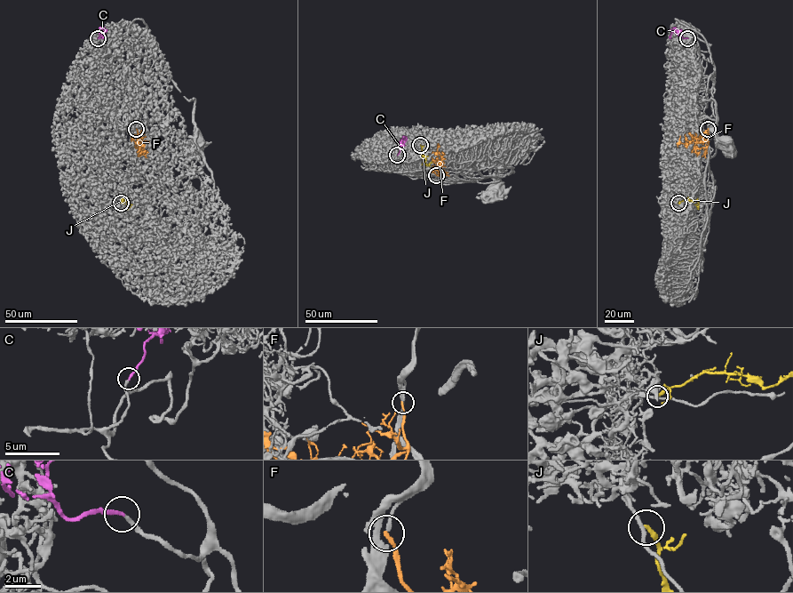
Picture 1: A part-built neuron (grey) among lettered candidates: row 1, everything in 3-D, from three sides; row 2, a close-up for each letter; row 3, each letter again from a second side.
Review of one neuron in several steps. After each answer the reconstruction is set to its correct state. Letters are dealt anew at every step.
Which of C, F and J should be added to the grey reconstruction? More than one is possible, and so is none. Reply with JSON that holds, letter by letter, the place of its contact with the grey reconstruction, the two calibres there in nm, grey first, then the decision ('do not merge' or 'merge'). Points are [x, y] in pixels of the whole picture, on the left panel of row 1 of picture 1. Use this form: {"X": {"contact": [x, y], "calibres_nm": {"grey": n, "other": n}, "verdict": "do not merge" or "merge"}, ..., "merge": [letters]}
{"C": {"contact": [98, 38], "calibres_nm": {"grey": 190, "other": 200}, "verdict": "merge"}, "F": {"contact": [136, 129], "calibres_nm": {"grey": 170, "other": 190}, "verdict": "do not merge"}, "J": {"contact": [121, 203], "calibres_nm": {"grey": 220, "other": 260}, "verdict": "do not merge"}, "merge": ["C"]}

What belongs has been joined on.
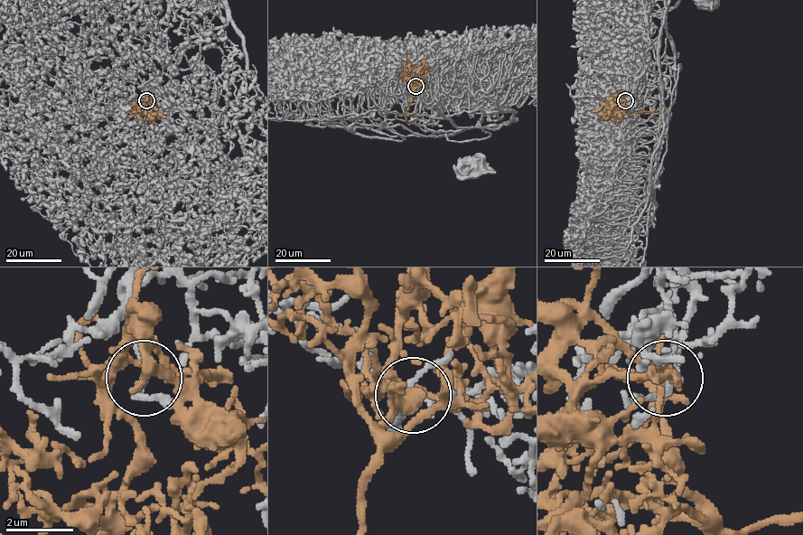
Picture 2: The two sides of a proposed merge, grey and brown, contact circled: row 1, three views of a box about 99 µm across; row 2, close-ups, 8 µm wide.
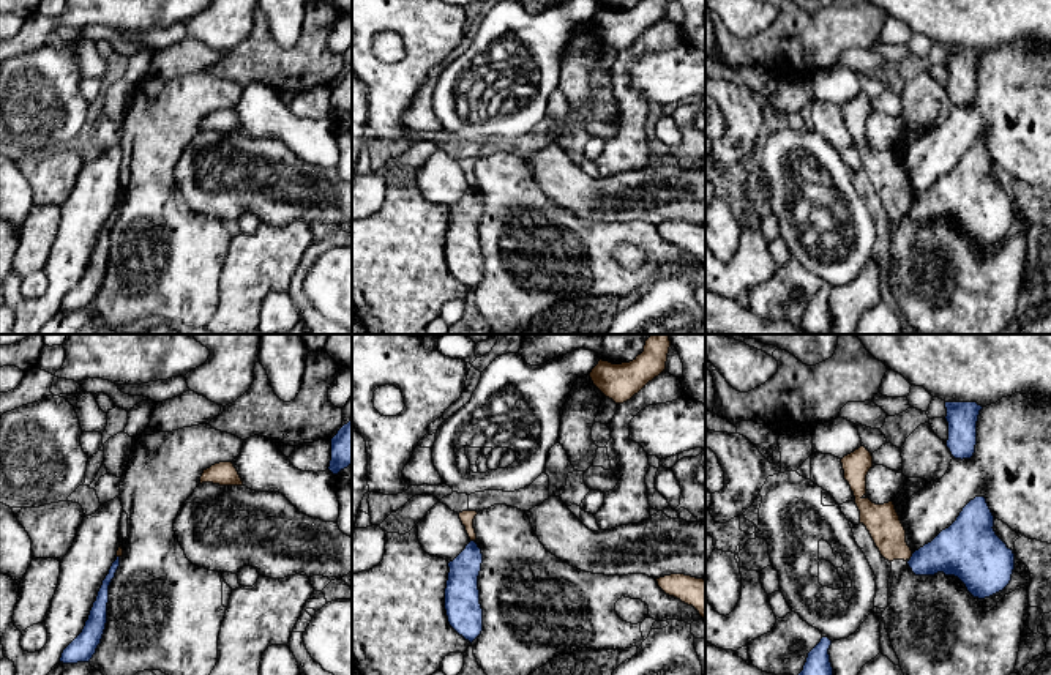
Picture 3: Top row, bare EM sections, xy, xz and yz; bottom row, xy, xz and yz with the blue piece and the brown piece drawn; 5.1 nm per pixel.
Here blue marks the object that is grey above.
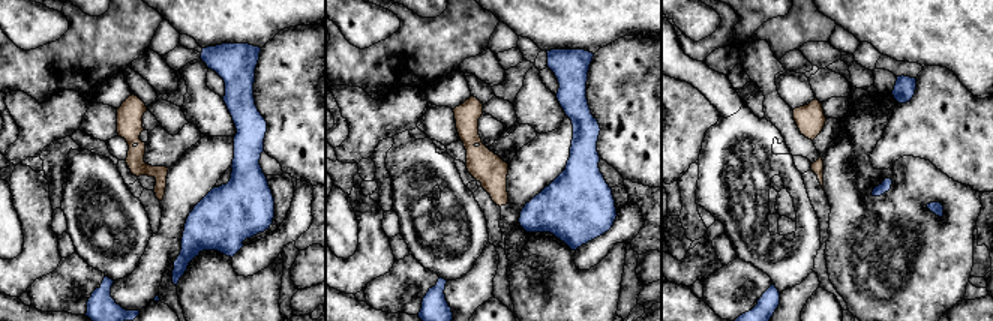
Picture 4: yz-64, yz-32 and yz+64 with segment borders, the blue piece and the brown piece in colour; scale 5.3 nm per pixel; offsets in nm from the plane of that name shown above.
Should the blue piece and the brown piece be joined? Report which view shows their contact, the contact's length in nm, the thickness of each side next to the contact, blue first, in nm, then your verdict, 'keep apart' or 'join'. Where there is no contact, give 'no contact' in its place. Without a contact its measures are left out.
contact in xz; length 30 nm; calibres 160 and 70 nm; join

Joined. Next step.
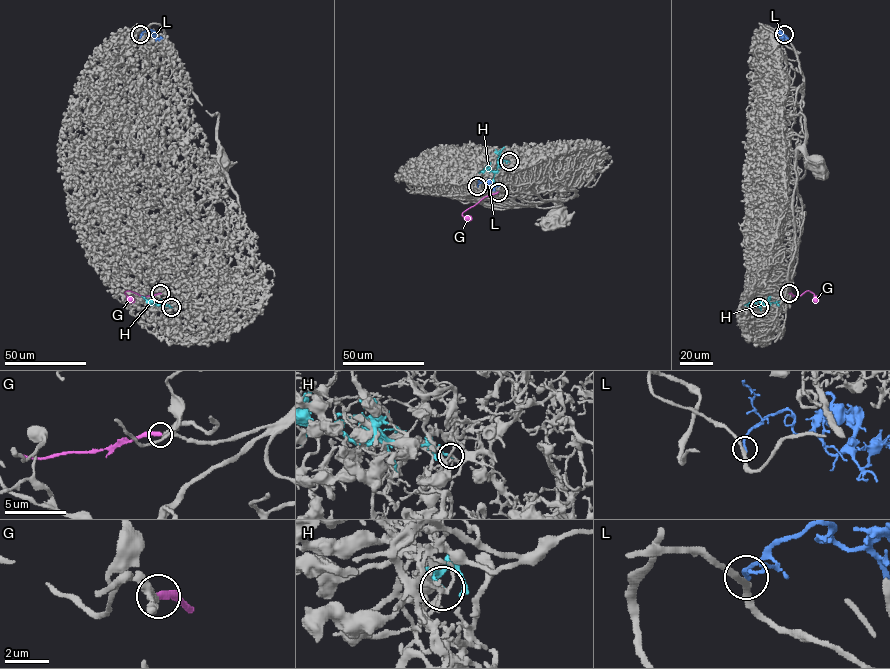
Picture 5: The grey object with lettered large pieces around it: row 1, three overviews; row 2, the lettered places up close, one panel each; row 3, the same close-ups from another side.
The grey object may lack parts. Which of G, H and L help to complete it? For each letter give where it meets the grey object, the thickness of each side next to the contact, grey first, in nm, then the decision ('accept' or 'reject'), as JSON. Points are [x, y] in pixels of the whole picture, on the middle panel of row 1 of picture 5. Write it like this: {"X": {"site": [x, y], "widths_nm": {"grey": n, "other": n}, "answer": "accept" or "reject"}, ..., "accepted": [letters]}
{"G": {"site": [498, 192], "widths_nm": {"grey": 280, "other": 280}, "answer": "reject"}, "H": {"site": [509, 161], "widths_nm": {"grey": 200, "other": 200}, "answer": "reject"}, "L": {"site": [477, 186], "widths_nm": {"grey": 240, "other": 200}, "answer": "reject"}, "accepted": []}

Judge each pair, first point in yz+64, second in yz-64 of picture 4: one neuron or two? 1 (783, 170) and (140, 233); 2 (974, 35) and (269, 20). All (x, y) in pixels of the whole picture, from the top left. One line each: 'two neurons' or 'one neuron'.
1: one neuron
2: one neuron

